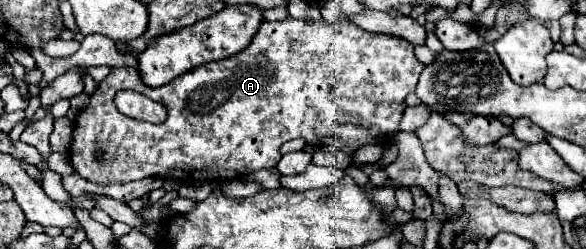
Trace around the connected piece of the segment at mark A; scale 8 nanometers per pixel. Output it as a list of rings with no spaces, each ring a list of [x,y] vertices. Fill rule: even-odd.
[[[291,16],[277,22],[261,22],[253,42],[239,54],[197,66],[159,88],[143,86],[137,68],[111,68],[75,122],[69,158],[75,172],[95,184],[125,184],[149,176],[179,182],[239,180],[261,168],[275,168],[281,156],[279,148],[293,138],[303,138],[307,144],[317,146],[331,144],[353,158],[361,146],[381,144],[389,134],[399,132],[399,122],[407,108],[405,96],[415,90],[423,68],[413,54],[413,44],[399,36],[365,32],[347,22],[329,24],[325,20],[295,20]],[[119,90],[135,90],[163,104],[167,108],[165,124],[155,126],[123,116],[109,100]],[[339,110],[363,118],[371,126],[341,126],[335,122],[335,112]],[[95,152],[103,152],[101,162],[95,160]]]

